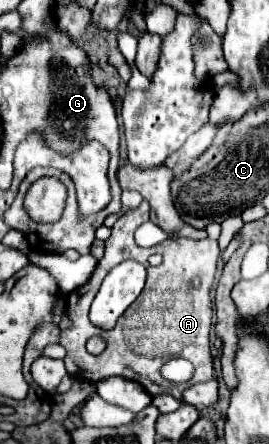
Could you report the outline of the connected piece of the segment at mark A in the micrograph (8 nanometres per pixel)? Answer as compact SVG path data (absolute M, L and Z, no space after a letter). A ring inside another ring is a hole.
M141 201L141 205L129 213L125 213L111 229L111 237L105 241L105 255L97 263L95 273L87 285L75 289L75 293L67 295L67 311L73 319L73 325L61 331L61 345L67 349L65 367L69 375L81 377L87 381L103 381L107 377L125 377L137 381L149 395L171 393L181 401L181 393L201 381L211 379L213 363L211 363L211 345L209 345L209 329L211 329L211 285L215 281L219 247L217 241L211 239L179 239L171 243L161 243L151 249L141 249L133 241L133 231L149 221L149 205ZM119 247L125 247L121 253L161 253L163 263L159 267L147 267L147 283L143 293L135 299L135 303L123 313L111 331L95 331L95 325L89 321L89 305L93 295L97 295L105 273L109 267L119 263ZM199 277L199 285L193 285L193 279ZM101 335L107 339L107 349L101 355L91 355L85 351L85 343L89 337ZM171 359L187 359L193 363L195 373L187 383L173 383L161 375L161 367Z

